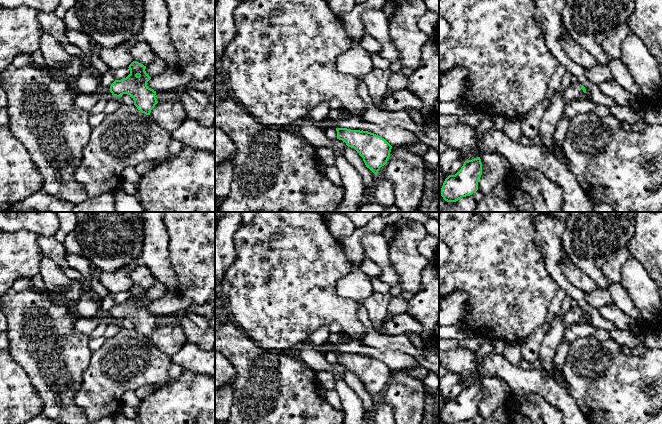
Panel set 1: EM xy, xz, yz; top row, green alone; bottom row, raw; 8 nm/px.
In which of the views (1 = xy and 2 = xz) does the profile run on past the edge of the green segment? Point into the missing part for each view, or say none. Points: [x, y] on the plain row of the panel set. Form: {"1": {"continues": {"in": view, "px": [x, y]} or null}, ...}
{"1": {"continues": {"in": "xy", "px": [100, 316]}}, "2": {"continues": null}}

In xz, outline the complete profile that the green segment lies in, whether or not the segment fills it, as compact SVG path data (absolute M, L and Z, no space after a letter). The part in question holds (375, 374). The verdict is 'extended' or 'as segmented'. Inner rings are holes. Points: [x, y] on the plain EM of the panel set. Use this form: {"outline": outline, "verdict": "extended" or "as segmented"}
{"outline": "M336 352L337 363L342 364L348 371L354 372L367 392L377 399L389 381L392 370L381 360L368 355Z", "verdict": "as segmented"}

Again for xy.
{"outline": "M133 285L129 291L130 298L121 304L115 304L109 314L100 314L98 318L101 320L104 316L110 323L115 323L123 318L130 319L134 324L134 329L139 335L146 339L150 339L151 334L158 327L156 323L156 315L147 310L147 306L151 301L146 297L146 290Z", "verdict": "extended"}

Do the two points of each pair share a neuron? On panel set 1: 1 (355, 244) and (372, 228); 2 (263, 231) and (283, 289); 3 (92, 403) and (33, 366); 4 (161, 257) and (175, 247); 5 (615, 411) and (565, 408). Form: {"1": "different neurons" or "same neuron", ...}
{"1": "same neuron", "2": "same neuron", "3": "different neurons", "4": "different neurons", "5": "different neurons"}

